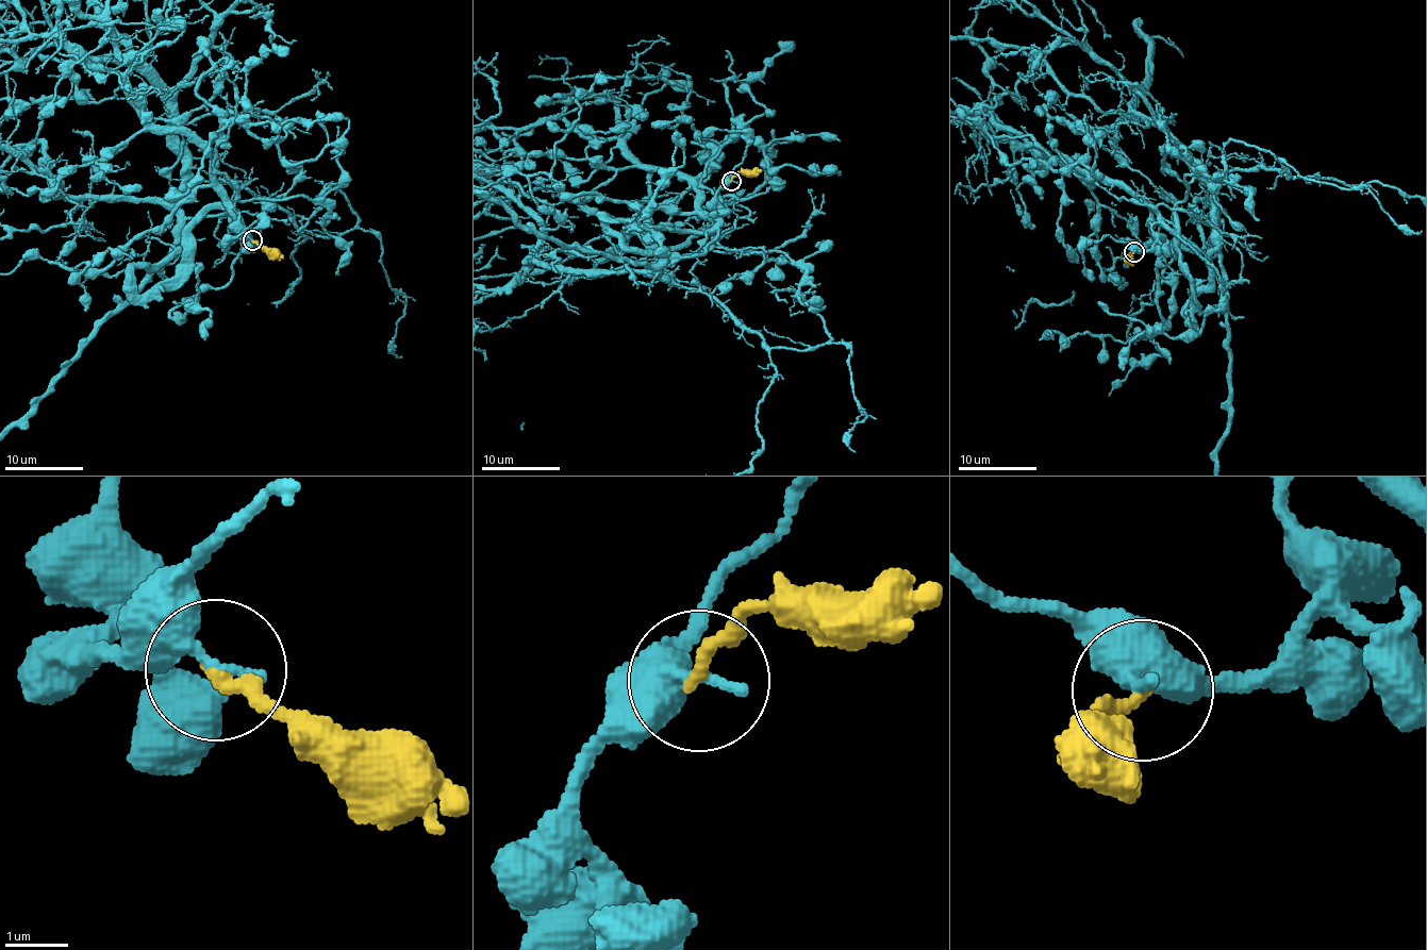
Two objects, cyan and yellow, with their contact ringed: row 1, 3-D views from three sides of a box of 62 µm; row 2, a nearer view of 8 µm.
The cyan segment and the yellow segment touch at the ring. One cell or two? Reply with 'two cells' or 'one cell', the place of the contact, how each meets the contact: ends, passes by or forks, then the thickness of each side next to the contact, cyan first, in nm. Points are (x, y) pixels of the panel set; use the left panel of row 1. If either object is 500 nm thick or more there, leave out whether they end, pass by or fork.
two cells; at (252, 240); cyan ends there; yellow ends there; 320 nm thick on the cyan side, 220 nm on the other

